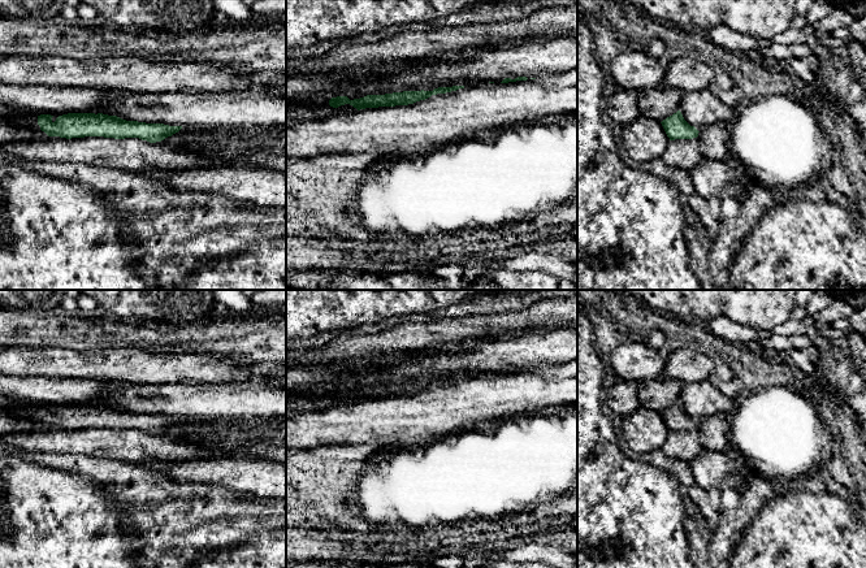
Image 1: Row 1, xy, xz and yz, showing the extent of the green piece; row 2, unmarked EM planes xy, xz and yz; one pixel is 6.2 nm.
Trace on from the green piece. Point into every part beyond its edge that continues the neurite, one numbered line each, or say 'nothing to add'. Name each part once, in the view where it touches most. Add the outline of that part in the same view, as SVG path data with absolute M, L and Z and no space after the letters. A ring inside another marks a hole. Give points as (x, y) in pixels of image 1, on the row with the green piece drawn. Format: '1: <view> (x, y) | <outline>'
1: xz (321, 111) | M320 103L315 107L306 107L306 108L295 108L295 109L286 108L286 127L293 127L300 122L307 122L307 121L346 116L355 110L358 109L350 104L333 108L325 103Z

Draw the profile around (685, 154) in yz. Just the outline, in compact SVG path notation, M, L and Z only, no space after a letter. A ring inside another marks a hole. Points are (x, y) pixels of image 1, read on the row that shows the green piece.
M698 138L670 140L662 160L668 166L676 166L690 172L703 160Z

